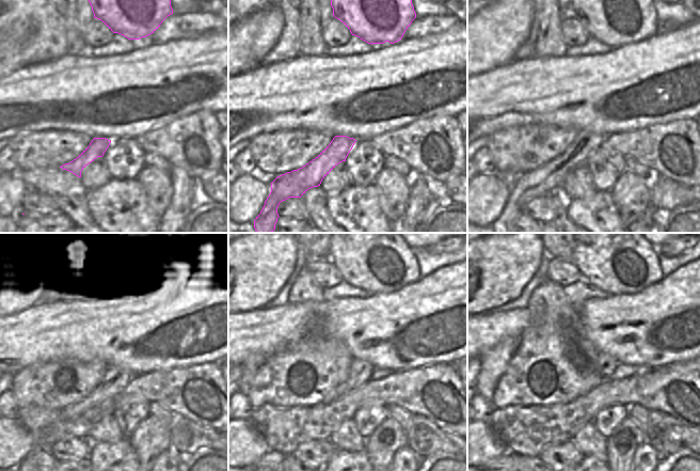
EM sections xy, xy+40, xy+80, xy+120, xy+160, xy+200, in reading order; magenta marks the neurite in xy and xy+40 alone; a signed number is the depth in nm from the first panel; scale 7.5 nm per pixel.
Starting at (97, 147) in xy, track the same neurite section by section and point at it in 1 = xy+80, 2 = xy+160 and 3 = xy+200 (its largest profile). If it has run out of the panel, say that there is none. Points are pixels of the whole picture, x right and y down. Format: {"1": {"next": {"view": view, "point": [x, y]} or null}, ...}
{"1": {"next": {"view": "xy+80", "point": [537, 183]}}, "2": {"next": {"view": "xy+160", "point": [361, 371]}}, "3": {"next": {"view": "xy+200", "point": [606, 364]}}}

